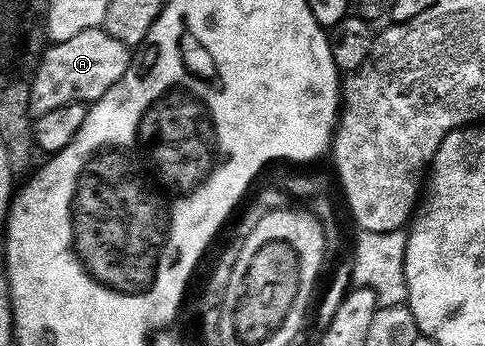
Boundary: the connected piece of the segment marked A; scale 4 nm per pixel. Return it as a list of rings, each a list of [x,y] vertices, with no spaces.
[[[105,28],[84,31],[84,35],[76,35],[76,39],[68,39],[68,43],[51,44],[42,54],[42,61],[30,82],[30,116],[37,119],[48,115],[48,111],[56,111],[59,107],[68,107],[72,102],[89,106],[98,101],[130,69],[132,51],[120,39],[112,39]]]

